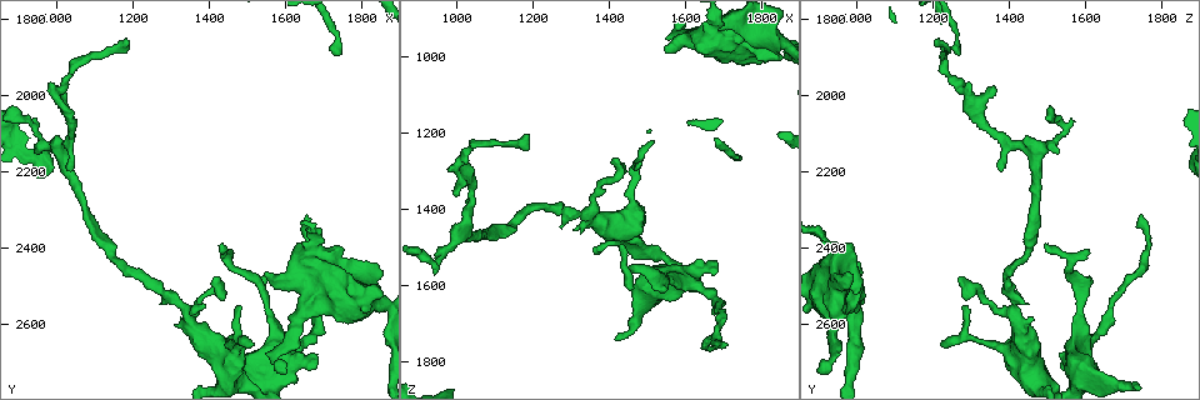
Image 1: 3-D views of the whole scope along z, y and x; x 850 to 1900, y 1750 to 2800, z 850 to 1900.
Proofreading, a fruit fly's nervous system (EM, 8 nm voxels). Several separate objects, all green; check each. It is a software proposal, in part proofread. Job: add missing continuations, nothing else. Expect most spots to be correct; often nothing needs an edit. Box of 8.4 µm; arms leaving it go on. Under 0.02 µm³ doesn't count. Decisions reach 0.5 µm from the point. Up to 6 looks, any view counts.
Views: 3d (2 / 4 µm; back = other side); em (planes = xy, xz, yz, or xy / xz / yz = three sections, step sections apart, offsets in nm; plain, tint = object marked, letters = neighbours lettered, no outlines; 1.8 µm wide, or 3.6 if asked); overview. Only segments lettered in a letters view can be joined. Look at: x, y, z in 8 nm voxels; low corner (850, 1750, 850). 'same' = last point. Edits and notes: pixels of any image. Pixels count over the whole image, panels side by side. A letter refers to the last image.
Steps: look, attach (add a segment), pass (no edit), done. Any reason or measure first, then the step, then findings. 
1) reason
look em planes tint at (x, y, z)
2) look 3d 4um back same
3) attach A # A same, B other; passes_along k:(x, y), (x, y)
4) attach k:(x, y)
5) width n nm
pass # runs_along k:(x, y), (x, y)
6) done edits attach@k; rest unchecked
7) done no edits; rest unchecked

branch stops here
look em yz step 8 letters at (1000, 1975, 1355)

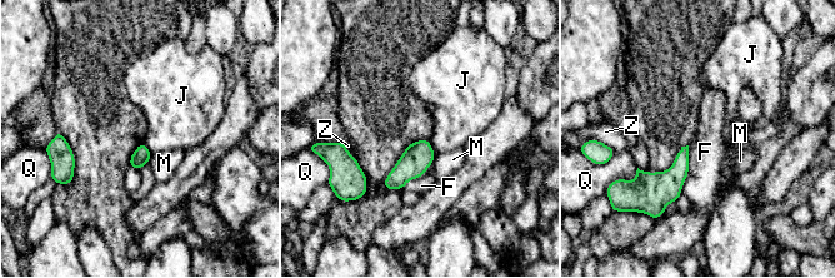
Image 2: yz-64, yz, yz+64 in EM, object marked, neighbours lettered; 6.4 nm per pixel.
look em xy step 4 letters same

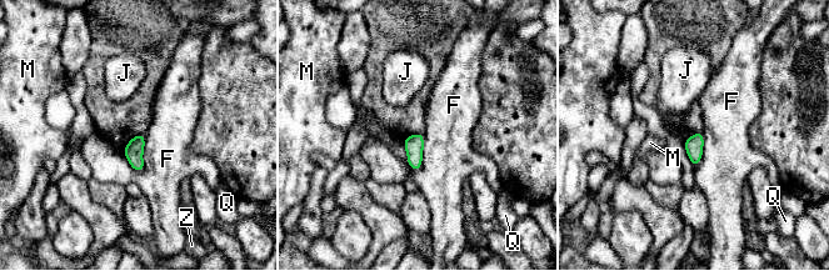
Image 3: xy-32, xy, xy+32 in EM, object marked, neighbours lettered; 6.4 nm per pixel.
width 120 nm
pass # F other, J other, M other, Q other, Z other; border 3:(145, 135), (144, 166), (136, 172); none of them fits

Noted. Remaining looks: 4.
tapers out
look em xz step 8 tint at (1185, 1870, 1205)

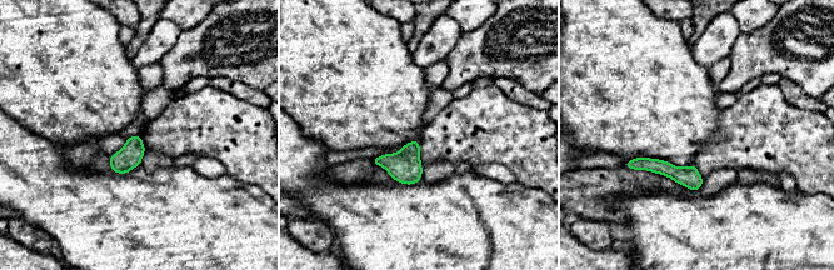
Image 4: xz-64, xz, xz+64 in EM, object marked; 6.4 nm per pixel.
look em planes letters same

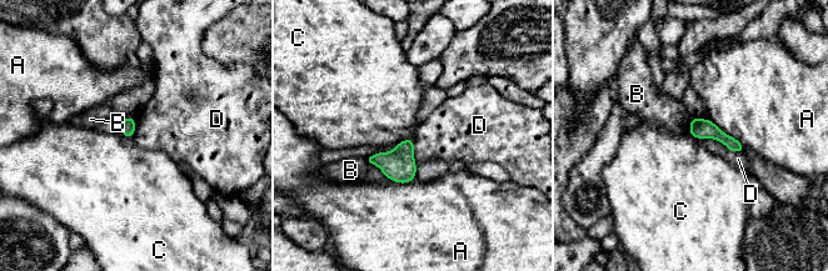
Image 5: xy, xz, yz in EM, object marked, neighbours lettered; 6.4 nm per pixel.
pass # A other, B other, C other, D other; runs_along 5:(693, 121), (741, 149); no lettered segment goes on from it

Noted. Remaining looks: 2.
free end
look em planes letters at (1540, 2475, 980)

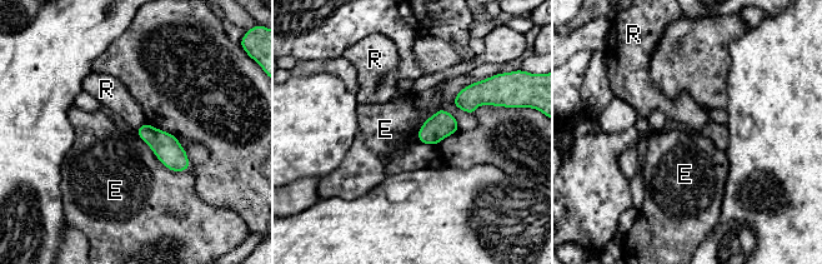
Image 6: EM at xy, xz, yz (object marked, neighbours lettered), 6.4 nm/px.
pass # E other, R other; border 6:(135, 132), (169, 169), (189, 169); no lettered segment goes on from it

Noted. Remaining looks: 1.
done no edits; rest unchecked

